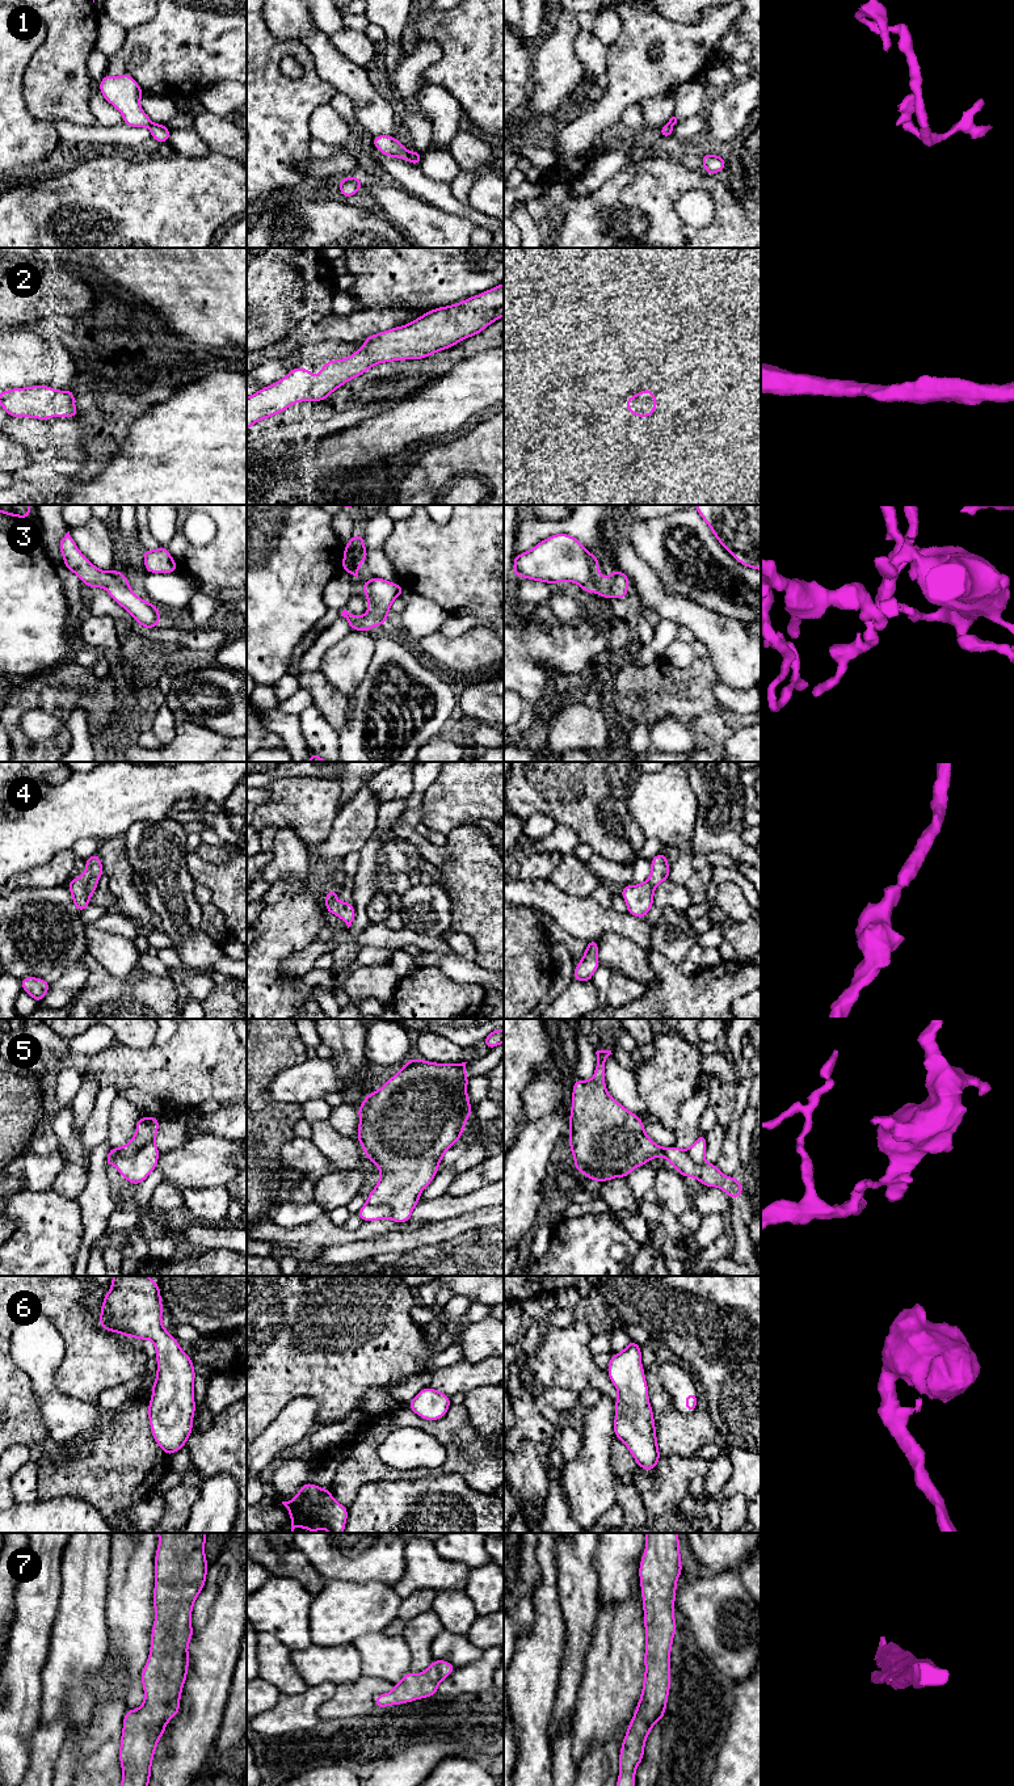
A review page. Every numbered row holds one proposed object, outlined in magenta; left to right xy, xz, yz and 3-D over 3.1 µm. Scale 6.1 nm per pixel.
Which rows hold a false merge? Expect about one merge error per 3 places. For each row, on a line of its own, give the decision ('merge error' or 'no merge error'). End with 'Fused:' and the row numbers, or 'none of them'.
1: merge error
2: no merge error
3: no merge error
4: no merge error
5: merge error
6: no merge error
7: no merge error
Fused: 1, 5

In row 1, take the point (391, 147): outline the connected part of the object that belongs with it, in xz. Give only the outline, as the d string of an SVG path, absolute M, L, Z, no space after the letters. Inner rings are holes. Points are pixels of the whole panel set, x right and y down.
M383 134L374 136L373 144L376 149L383 152L387 157L399 157L399 159L403 159L403 160L409 160L408 151L394 136L387 136L387 135L383 135Z

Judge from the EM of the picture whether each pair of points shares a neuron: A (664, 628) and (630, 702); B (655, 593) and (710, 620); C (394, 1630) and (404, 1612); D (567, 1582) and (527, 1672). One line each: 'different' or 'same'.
A: different
B: same
C: same
D: different

